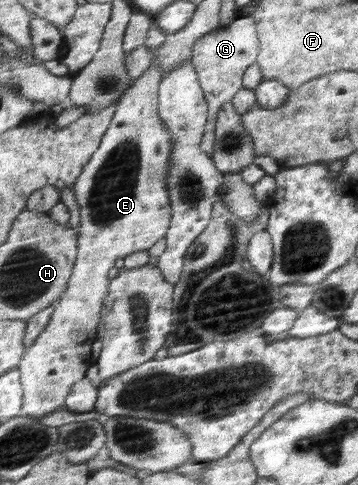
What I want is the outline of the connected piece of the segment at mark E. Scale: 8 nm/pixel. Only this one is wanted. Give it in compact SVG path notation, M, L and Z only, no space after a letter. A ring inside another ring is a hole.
M154 20L145 46L151 48L155 61L121 97L100 150L77 180L75 189L82 224L80 254L69 289L57 302L48 329L37 344L28 349L21 362L25 389L23 416L39 420L67 406L73 388L97 363L94 345L99 340L98 330L115 263L138 251L153 249L172 229L174 208L167 177L173 155L173 132L160 111L160 87L168 45L169 34Z

